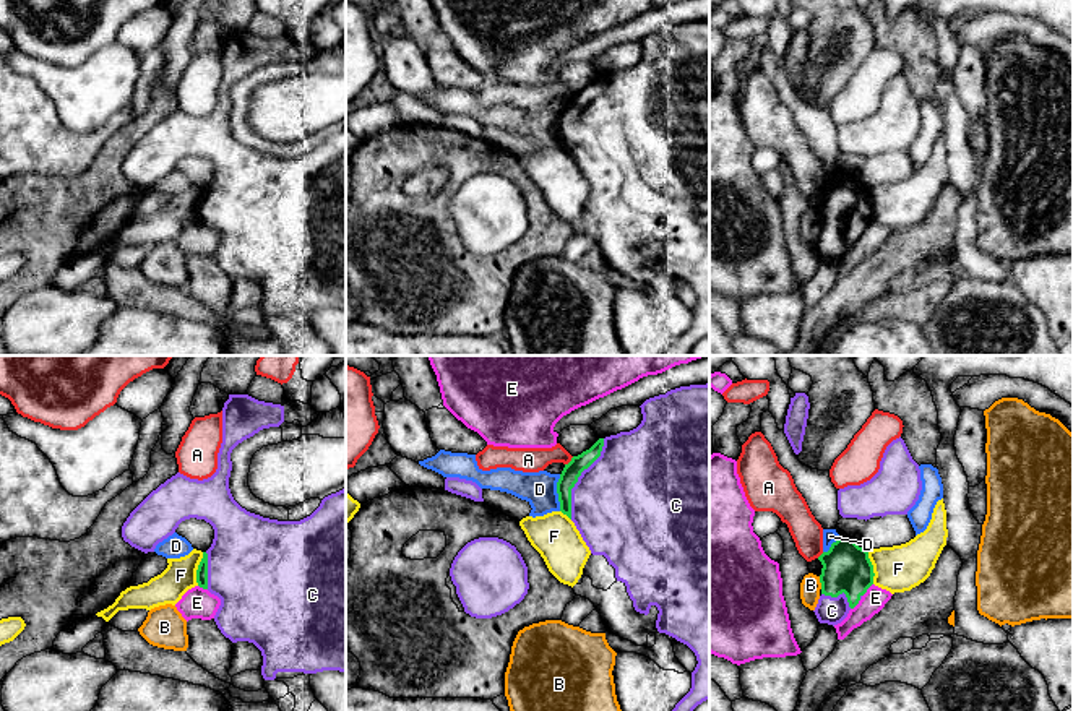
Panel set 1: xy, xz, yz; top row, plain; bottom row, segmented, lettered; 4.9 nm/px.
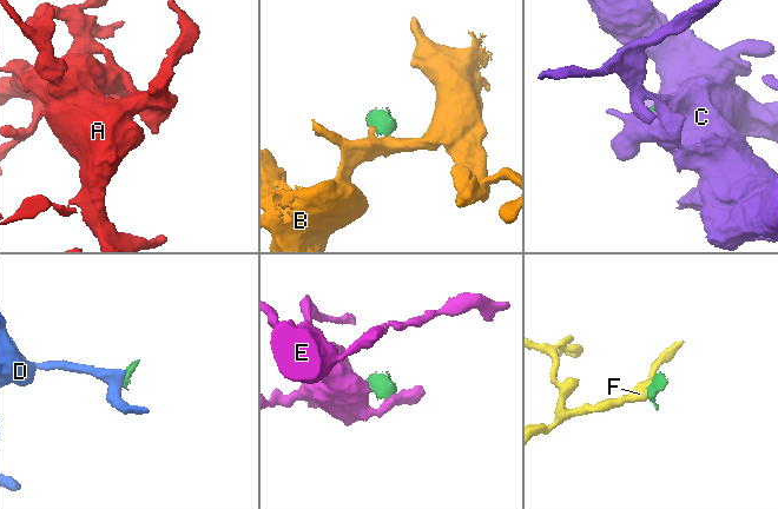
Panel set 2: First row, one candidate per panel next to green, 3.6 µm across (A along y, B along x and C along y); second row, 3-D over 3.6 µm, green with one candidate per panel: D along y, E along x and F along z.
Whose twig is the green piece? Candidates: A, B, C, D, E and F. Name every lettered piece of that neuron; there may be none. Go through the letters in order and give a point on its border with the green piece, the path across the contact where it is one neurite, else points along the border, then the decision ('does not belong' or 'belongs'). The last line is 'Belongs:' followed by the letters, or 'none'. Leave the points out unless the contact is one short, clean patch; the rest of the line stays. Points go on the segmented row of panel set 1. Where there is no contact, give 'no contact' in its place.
A: xz (570, 461) | along xz (573, 456), (565, 465) | does not belong
B: yz (820, 581) | along yz (818, 577), (822, 588) | does not belong
C: xz (577, 479) | belongs
D: xz (557, 492) | along xz (560, 474), (557, 482), (559, 510) | does not belong
E: yz (867, 588) | along yz (872, 583), (862, 596) | does not belong
F: xy (198, 568) | along xy (203, 552), (198, 562), (197, 585) | does not belong
Belongs: C

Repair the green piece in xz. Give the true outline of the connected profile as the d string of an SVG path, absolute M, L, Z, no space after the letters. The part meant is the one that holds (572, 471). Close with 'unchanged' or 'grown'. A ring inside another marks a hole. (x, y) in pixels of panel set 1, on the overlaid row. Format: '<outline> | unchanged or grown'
M709 385L680 386L646 399L643 420L630 430L599 438L565 464L557 482L560 511L580 531L593 555L604 555L627 586L636 612L657 607L656 628L687 644L696 656L690 692L672 711L693 711L709 700Z | grown

